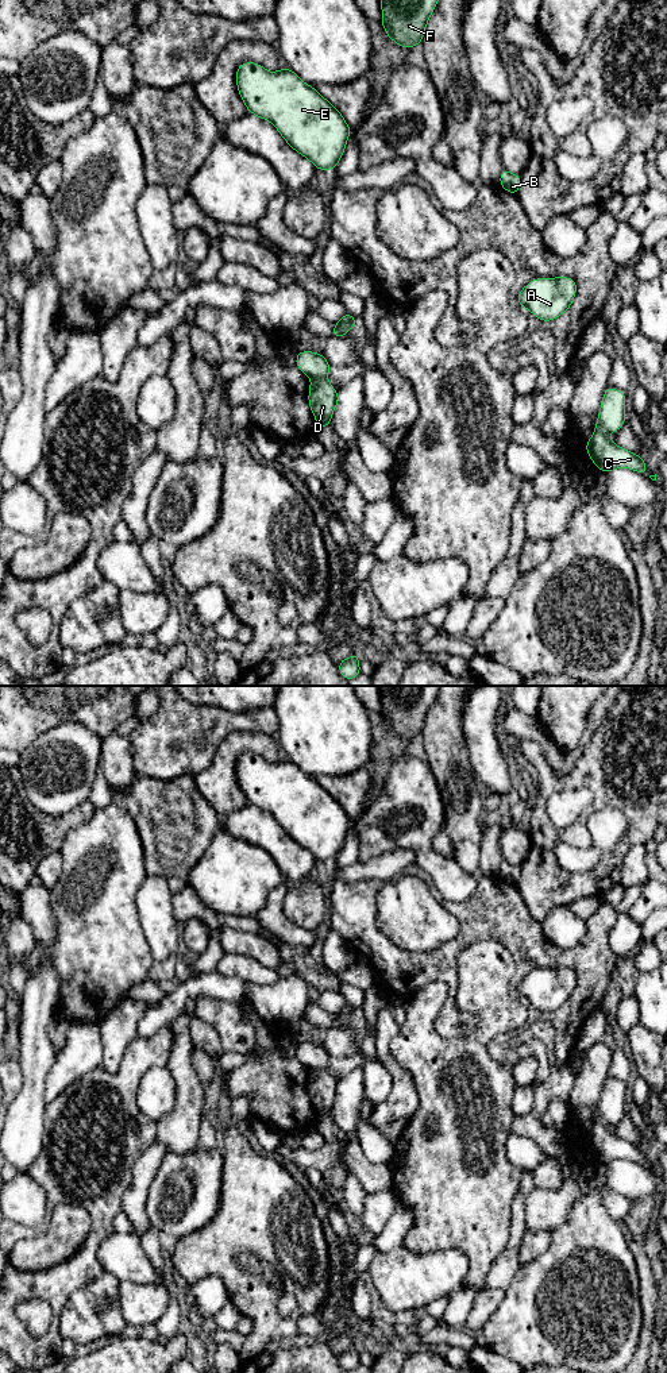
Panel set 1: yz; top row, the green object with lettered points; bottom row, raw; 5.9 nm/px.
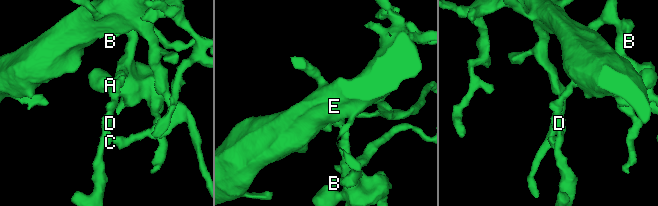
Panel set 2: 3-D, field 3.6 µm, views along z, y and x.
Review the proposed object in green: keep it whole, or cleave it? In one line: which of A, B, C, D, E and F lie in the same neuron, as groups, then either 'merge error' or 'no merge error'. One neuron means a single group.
A B C E F / D; merge error

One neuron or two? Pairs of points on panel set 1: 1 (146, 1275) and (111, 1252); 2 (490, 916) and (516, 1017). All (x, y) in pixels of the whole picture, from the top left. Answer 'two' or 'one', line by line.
1: one
2: two

